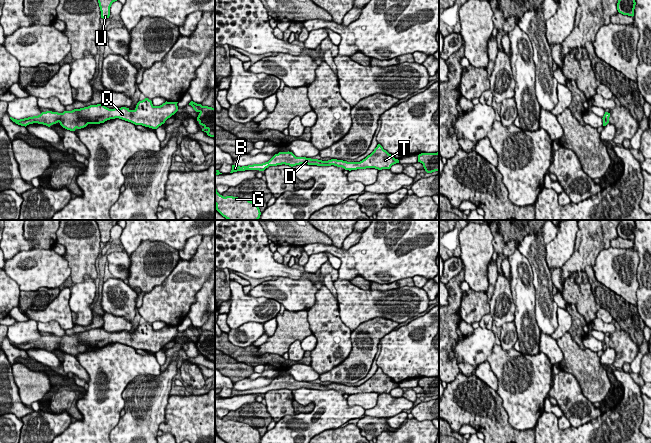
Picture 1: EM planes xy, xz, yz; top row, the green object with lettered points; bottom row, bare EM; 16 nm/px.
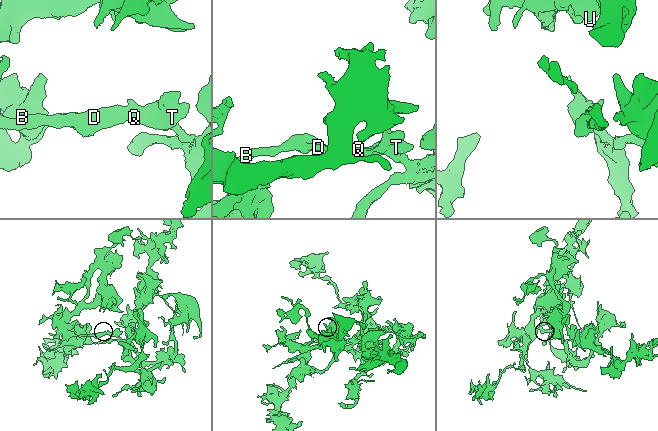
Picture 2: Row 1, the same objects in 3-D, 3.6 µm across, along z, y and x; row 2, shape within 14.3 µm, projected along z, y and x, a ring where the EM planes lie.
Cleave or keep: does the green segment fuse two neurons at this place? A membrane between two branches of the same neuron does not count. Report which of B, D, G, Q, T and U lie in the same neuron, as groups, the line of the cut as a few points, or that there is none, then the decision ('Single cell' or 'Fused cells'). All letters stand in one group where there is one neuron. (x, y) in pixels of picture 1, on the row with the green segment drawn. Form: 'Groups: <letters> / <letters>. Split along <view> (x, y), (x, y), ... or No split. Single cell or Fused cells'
Groups: B D G Q T U. No split. Single cell

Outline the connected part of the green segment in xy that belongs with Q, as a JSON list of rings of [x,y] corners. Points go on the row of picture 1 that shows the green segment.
[[[145,98],[137,103],[134,110],[126,107],[109,109],[103,104],[97,104],[72,111],[64,111],[63,113],[46,111],[38,116],[20,120],[12,117],[10,119],[16,124],[25,127],[33,123],[50,127],[59,122],[63,128],[75,131],[76,128],[81,129],[88,124],[100,124],[110,119],[119,118],[135,125],[157,129],[178,111],[177,103],[166,101],[160,106],[154,106],[151,100]]]

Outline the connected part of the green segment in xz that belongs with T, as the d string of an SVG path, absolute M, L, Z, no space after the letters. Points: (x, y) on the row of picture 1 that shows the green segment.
M378 144L374 151L368 155L365 159L360 162L347 162L343 160L331 159L328 161L322 161L318 159L311 159L306 157L296 157L292 152L279 152L275 154L268 162L262 164L253 164L248 166L236 166L232 165L232 170L230 173L245 170L259 170L264 171L269 166L277 165L289 165L291 167L308 164L317 166L337 166L342 167L345 170L357 170L366 168L375 168L378 170L390 169L392 165L399 163L398 159L395 159L391 154L389 154L383 147Z

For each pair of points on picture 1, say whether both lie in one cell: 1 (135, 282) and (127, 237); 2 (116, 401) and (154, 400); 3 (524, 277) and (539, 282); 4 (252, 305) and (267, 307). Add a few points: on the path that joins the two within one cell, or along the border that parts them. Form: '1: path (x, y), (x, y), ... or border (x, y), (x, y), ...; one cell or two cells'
1: border (150, 241), (143, 241), (129, 254); two cells
2: border (133, 379), (122, 393), (123, 408); two cells
3: border (526, 257), (532, 273), (535, 303); two cells
4: path (256, 307), (263, 307); one cell

